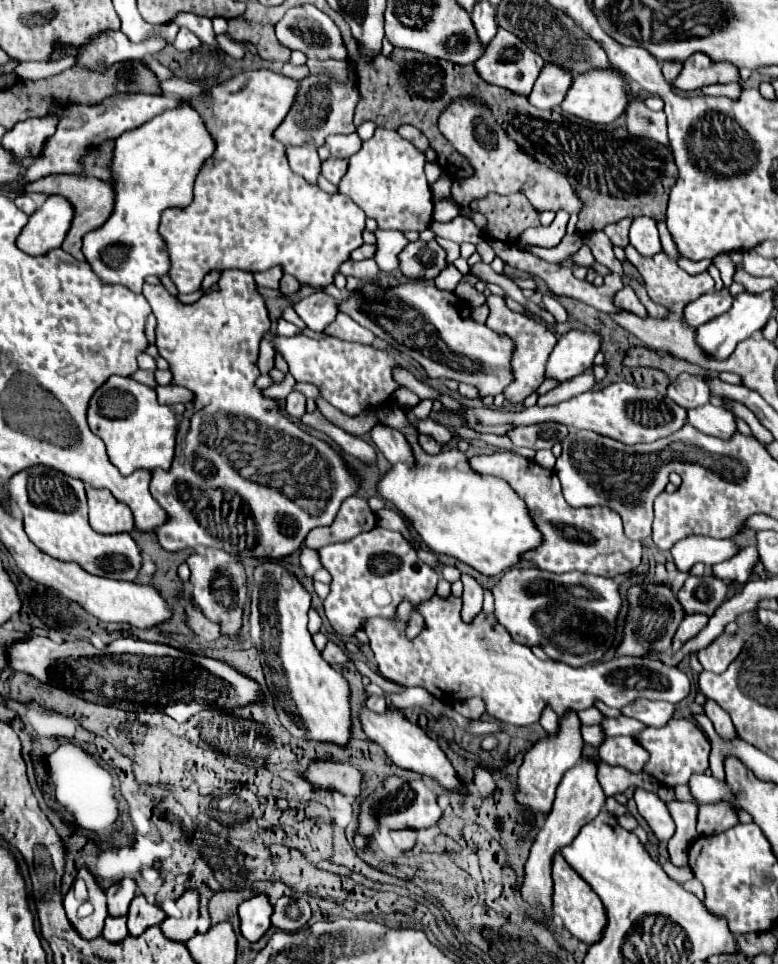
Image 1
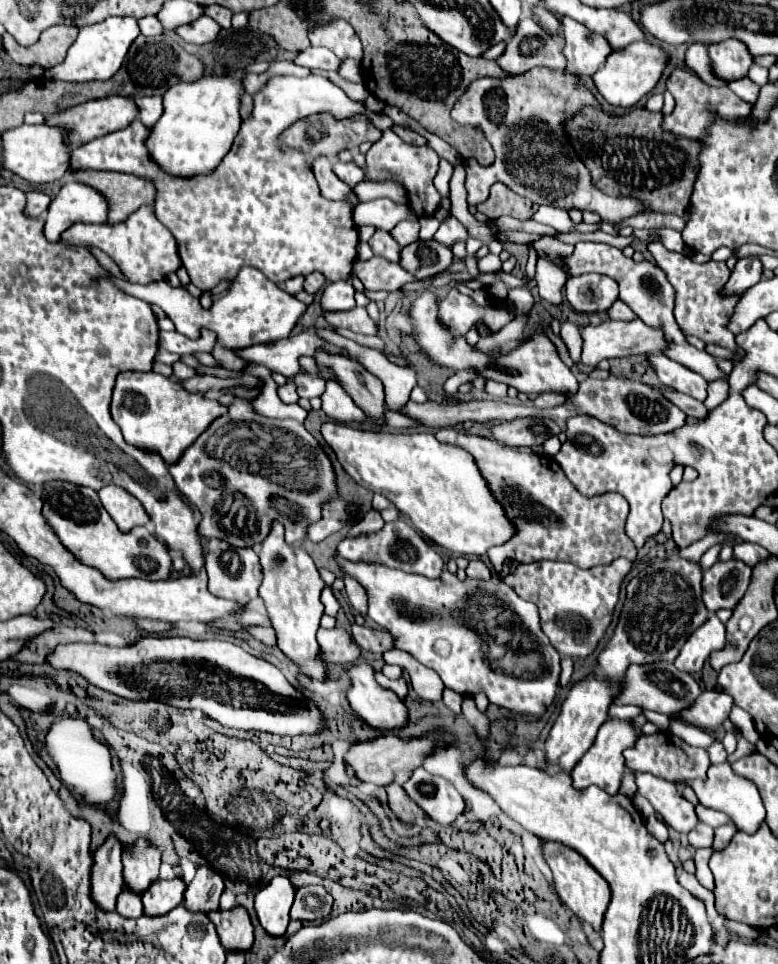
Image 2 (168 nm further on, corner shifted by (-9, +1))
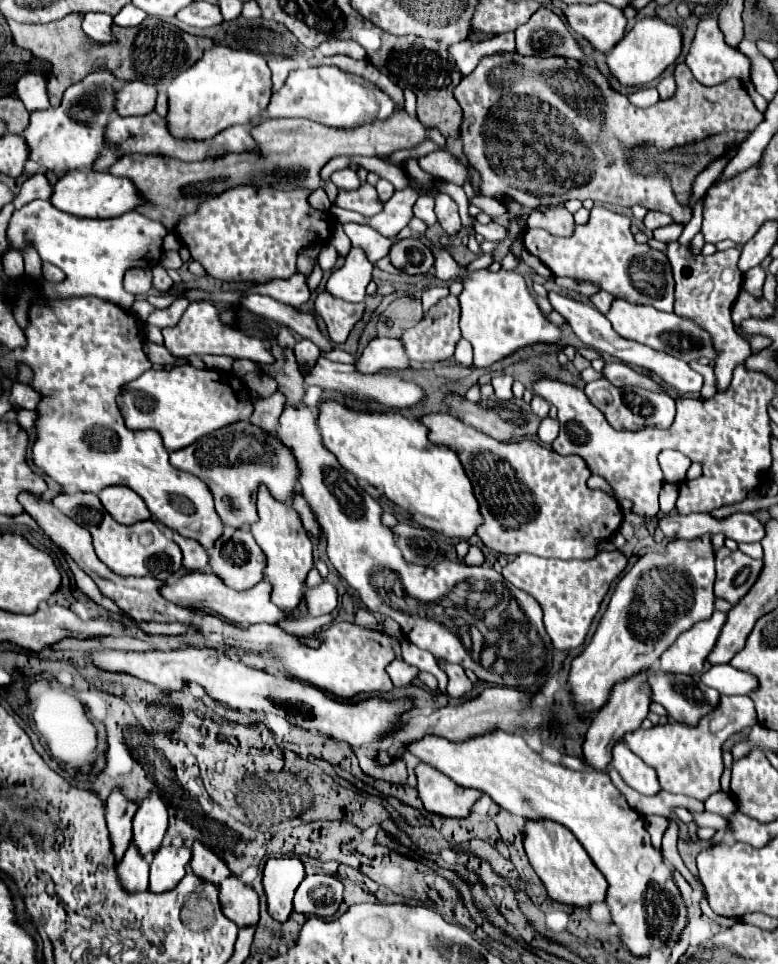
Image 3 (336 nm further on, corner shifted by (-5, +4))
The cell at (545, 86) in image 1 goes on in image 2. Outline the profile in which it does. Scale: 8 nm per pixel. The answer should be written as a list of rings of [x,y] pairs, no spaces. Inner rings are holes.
[[[563,16],[563,38],[565,38],[565,48],[563,56],[567,60],[565,72],[575,76],[575,78],[585,78],[593,76],[599,66],[603,66],[607,54],[611,54],[611,46],[607,46],[607,40],[573,18]]]

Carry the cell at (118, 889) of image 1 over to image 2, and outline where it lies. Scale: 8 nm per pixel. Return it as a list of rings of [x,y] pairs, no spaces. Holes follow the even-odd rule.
[[[139,840],[135,848],[123,852],[123,880],[129,890],[143,894],[153,880],[157,880],[161,864],[161,852],[149,846],[145,840]]]

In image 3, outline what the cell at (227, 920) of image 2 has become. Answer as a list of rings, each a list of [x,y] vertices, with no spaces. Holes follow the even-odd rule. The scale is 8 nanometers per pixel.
[[[229,875],[221,881],[219,889],[223,913],[235,919],[239,927],[255,925],[259,921],[259,895],[251,885],[243,883],[237,875]]]

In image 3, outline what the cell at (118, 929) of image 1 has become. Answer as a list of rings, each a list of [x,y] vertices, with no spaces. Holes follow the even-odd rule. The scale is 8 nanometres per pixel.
[[[131,843],[125,851],[123,859],[117,865],[121,885],[127,891],[141,891],[149,887],[149,861],[139,853],[137,845]]]

